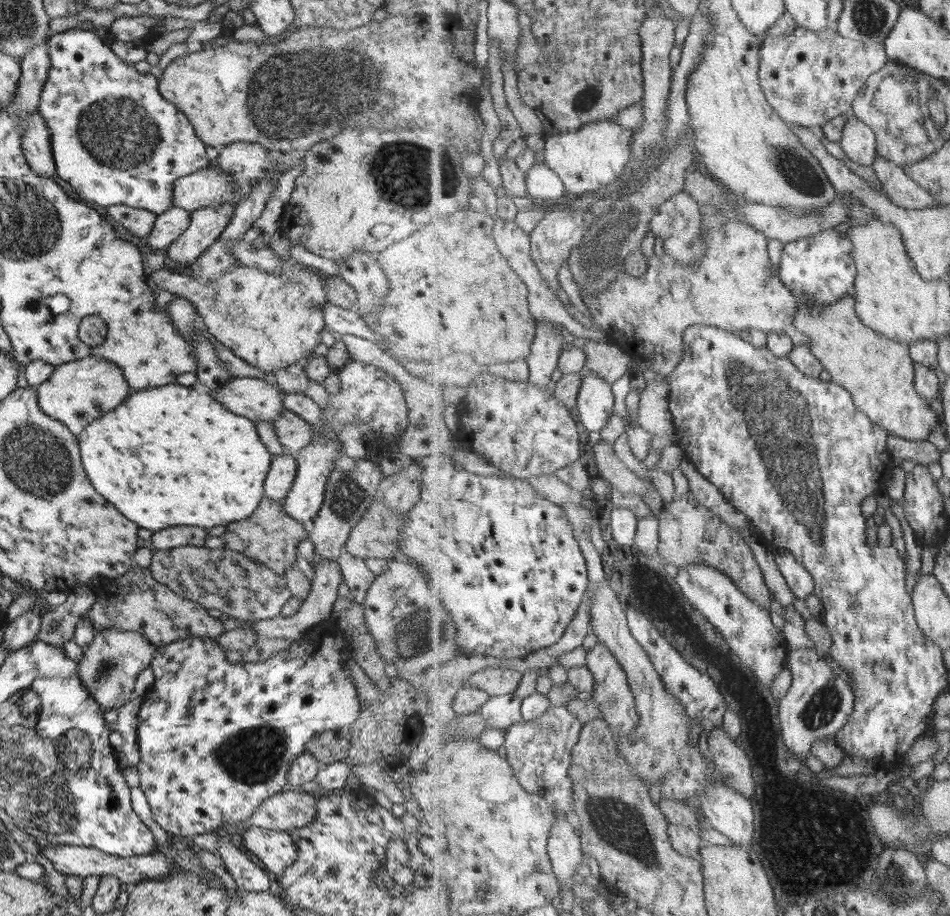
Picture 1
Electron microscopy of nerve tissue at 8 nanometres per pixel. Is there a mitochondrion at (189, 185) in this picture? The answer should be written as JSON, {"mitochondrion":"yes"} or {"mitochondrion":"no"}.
{"mitochondrion":"no"}

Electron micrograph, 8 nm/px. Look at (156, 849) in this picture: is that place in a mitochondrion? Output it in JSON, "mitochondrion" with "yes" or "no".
{"mitochondrion":"no"}

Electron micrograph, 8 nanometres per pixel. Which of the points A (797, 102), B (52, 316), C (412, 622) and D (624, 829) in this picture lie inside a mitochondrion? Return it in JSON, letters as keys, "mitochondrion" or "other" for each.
{"A":"mitochondrion","B":"other","C":"mitochondrion","D":"mitochondrion"}

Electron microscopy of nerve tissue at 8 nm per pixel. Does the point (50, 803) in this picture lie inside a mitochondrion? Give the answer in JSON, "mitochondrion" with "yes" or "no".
{"mitochondrion":"yes"}

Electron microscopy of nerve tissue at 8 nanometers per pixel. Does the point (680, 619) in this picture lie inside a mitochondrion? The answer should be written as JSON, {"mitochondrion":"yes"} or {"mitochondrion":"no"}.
{"mitochondrion":"no"}

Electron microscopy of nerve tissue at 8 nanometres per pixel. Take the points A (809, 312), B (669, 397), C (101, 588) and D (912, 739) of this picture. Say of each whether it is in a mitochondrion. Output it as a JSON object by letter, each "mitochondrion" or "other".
{"A":"mitochondrion","B":"other","C":"other","D":"other"}

